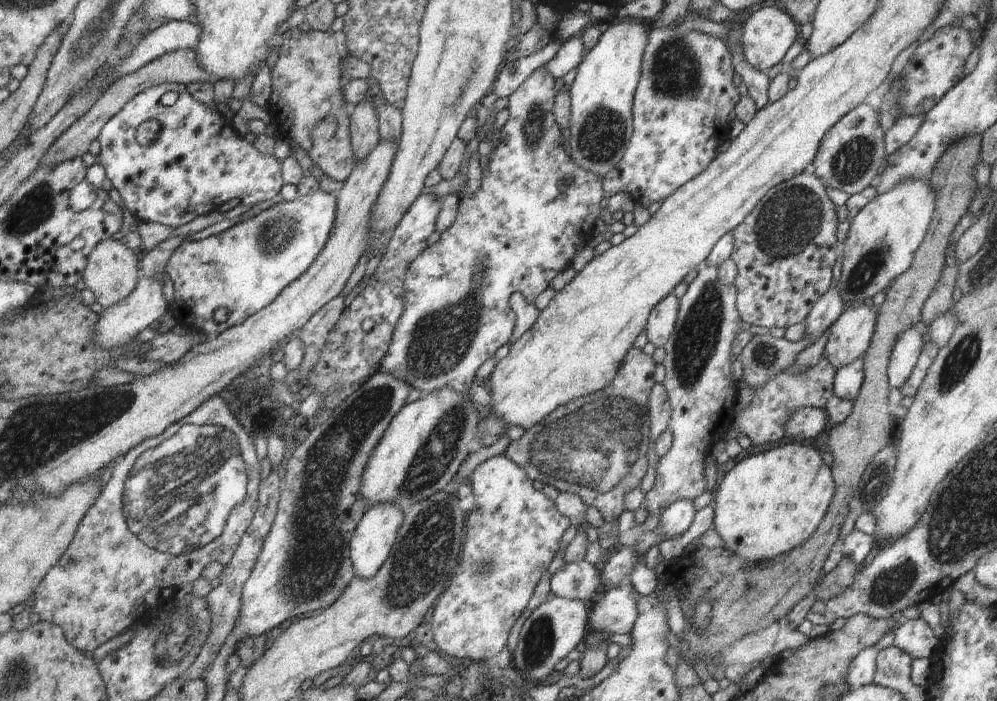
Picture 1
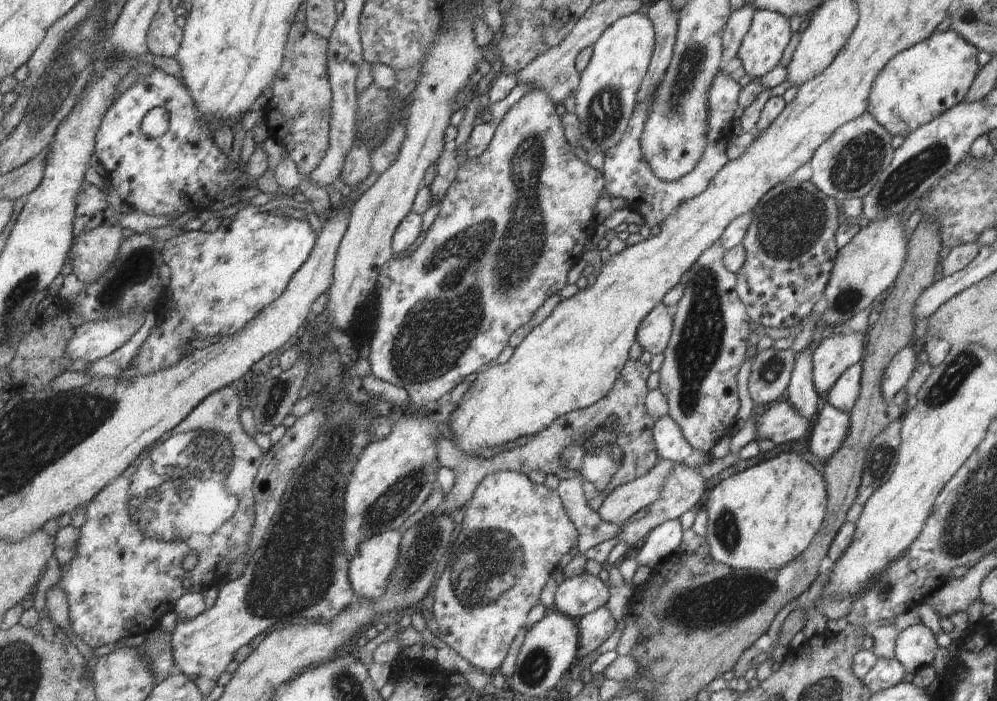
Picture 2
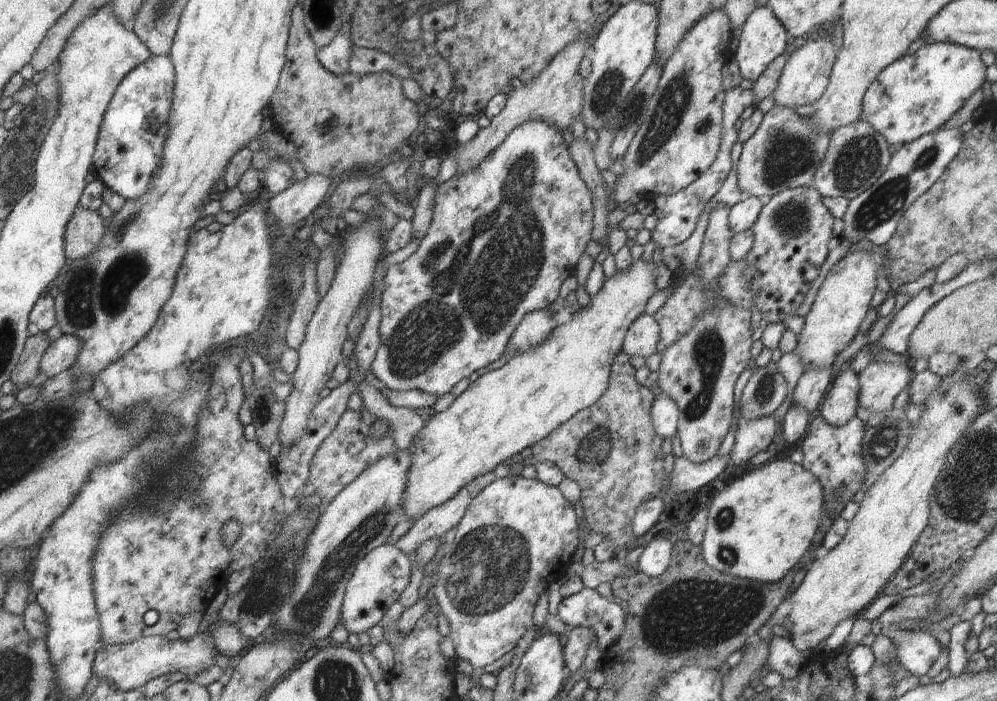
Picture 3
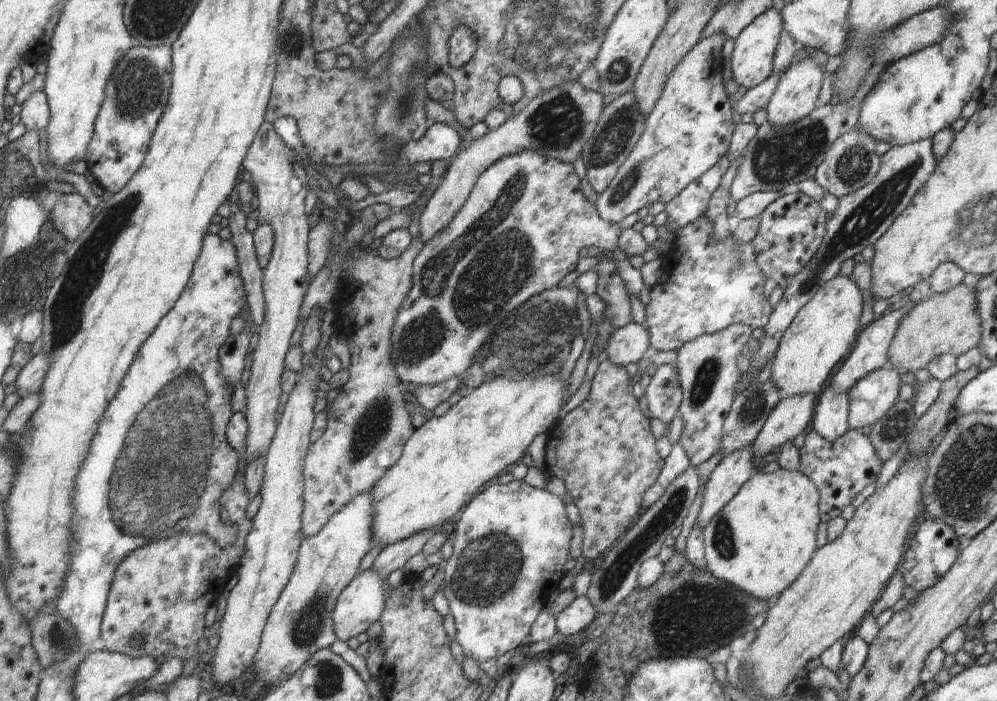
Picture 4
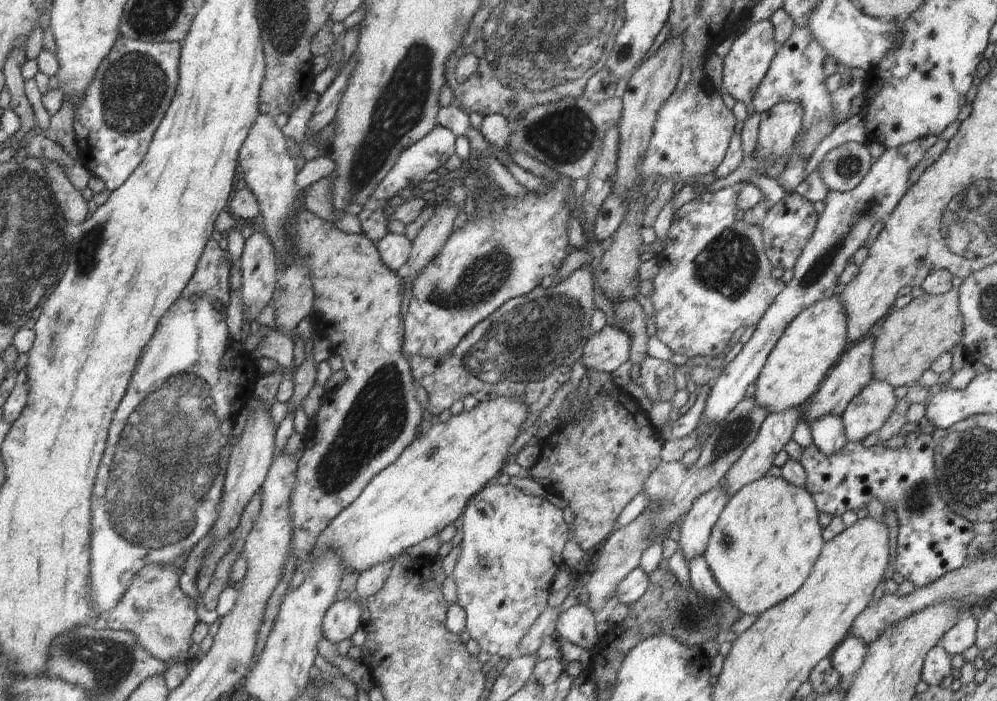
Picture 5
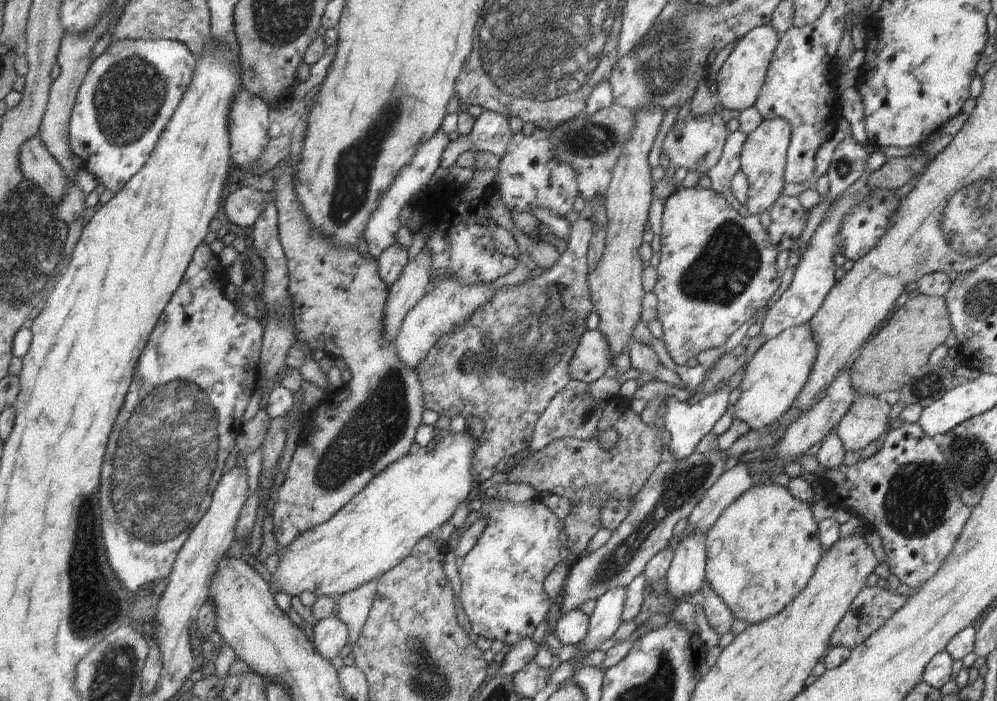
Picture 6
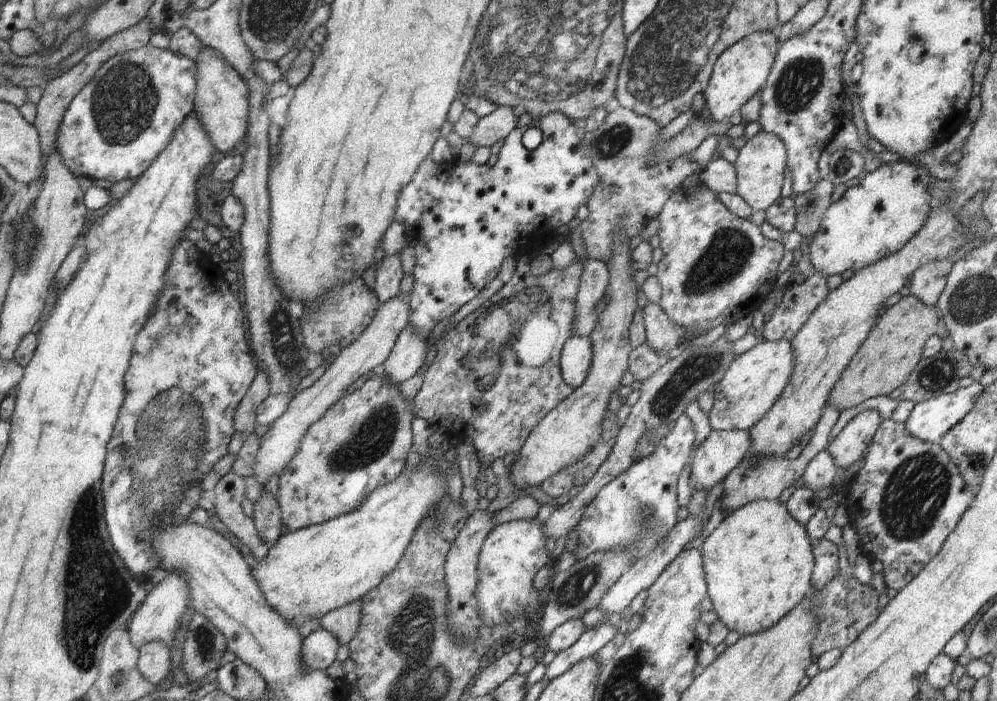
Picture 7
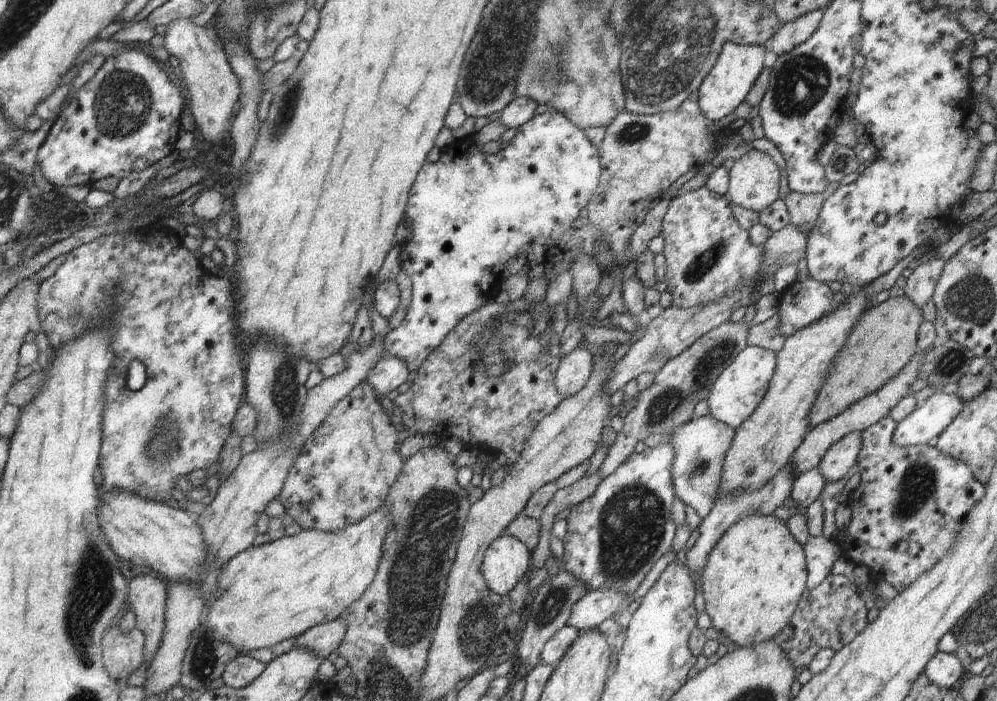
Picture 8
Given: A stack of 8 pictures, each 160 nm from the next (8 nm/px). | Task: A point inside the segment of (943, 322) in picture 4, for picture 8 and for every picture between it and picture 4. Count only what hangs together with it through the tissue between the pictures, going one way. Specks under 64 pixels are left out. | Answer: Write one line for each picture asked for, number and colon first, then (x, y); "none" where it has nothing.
5: (909, 339)
6: (895, 354)
7: (891, 351)
8: (884, 340)

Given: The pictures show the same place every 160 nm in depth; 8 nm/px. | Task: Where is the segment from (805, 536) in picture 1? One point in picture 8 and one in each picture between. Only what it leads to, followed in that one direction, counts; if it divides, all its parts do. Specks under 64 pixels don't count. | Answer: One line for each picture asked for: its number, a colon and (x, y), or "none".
2: (760, 519)
3: (759, 527)
4: (761, 541)
5: (764, 544)
6: (763, 550)
7: (758, 562)
8: (754, 577)

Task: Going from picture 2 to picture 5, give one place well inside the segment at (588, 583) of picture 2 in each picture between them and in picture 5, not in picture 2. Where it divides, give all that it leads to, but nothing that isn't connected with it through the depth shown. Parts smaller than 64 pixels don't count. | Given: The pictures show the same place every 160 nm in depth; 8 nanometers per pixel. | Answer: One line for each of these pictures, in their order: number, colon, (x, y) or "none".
3: (587, 608)
4: (576, 616)
5: (577, 624)

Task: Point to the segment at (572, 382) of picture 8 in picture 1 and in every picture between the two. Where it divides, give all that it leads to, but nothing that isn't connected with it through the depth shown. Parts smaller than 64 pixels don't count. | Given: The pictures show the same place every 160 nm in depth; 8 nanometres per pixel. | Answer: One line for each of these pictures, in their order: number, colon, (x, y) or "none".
1: (661, 321)
2: (653, 334)
3: (641, 339)
4: (628, 344)
5: (606, 350)
6: (592, 358)
7: (576, 356)

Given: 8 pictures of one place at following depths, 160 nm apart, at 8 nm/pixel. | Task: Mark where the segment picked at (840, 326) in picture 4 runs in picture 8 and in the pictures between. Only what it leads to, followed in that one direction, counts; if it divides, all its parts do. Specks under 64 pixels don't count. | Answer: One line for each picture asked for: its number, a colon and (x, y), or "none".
5: (811, 344)
6: (776, 371)
7: (754, 380)
8: (734, 395)

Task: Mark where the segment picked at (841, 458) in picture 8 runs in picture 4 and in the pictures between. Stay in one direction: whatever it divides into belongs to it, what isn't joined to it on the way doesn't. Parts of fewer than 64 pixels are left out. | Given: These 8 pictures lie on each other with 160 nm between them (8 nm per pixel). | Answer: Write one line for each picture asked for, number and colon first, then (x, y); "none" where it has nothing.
4: (870, 398)
5: (865, 415)
6: (868, 418)
7: (850, 444)

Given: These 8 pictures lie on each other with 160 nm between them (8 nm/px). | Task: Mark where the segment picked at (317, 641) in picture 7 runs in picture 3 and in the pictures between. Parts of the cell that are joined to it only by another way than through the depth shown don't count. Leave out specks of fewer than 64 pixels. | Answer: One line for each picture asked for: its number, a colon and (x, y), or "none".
3: (382, 575)
4: (360, 604)
5: (341, 621)
6: (330, 634)

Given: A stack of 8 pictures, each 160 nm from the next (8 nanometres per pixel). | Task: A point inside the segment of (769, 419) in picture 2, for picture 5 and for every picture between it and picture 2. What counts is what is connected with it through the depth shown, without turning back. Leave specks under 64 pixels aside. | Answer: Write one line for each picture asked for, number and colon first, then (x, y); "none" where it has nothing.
3: (752, 436)
4: (734, 469)
5: (695, 530)

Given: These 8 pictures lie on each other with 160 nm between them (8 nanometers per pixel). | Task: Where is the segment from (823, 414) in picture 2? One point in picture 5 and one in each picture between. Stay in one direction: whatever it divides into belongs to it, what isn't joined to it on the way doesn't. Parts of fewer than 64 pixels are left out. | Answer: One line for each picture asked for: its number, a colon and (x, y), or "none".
3: (833, 455)
4: (842, 469)
5: (932, 540)

